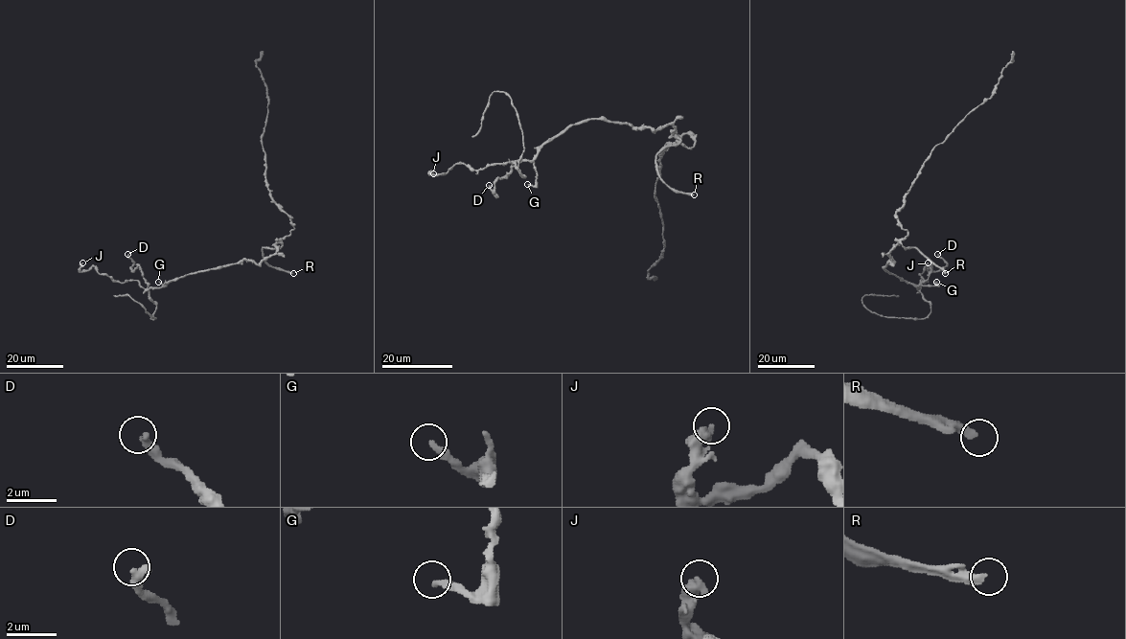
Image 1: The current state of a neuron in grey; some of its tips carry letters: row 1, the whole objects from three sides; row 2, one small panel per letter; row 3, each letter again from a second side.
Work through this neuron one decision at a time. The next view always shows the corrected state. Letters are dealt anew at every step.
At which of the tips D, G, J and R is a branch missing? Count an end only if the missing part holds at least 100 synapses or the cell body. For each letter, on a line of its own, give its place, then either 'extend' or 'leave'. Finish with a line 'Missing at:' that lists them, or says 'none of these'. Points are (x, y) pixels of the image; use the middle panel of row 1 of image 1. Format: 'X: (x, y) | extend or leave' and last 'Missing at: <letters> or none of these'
D: (489, 185) | leave
G: (527, 184) | leave
J: (433, 173) | leave
R: (694, 194) | extend
Missing at: R

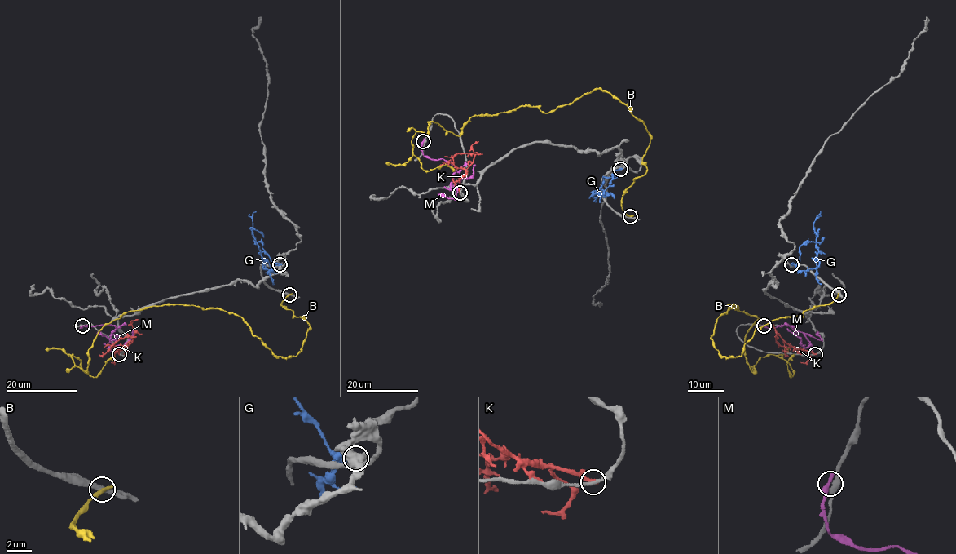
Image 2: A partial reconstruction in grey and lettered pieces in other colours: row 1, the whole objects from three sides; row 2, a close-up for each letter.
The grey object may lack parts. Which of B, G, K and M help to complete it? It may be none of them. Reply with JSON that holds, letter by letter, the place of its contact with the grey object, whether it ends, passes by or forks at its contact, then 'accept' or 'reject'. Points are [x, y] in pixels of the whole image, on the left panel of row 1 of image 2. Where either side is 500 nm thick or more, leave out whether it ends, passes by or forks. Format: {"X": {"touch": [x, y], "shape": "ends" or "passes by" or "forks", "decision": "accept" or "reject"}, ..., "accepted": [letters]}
{"B": {"touch": [289, 294], "shape": "ends", "decision": "reject"}, "G": {"touch": [279, 264], "shape": "ends", "decision": "reject"}, "K": {"touch": [119, 354], "shape": "ends", "decision": "reject"}, "M": {"touch": [82, 325], "shape": "ends", "decision": "reject"}, "accepted": []}

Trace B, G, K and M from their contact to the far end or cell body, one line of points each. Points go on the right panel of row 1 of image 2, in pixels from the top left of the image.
B: (839, 294), (740, 356), (715, 320), (758, 318), (752, 371), (775, 354), (790, 377), (794, 354)
G: (791, 264), (799, 262), (801, 245), (815, 242), (813, 222), (821, 211)
K: (815, 354), (790, 346), (781, 346), (774, 336)
M: (763, 325), (770, 328), (788, 325), (800, 331), (810, 344), (805, 347), (801, 344), (801, 340), (786, 328)

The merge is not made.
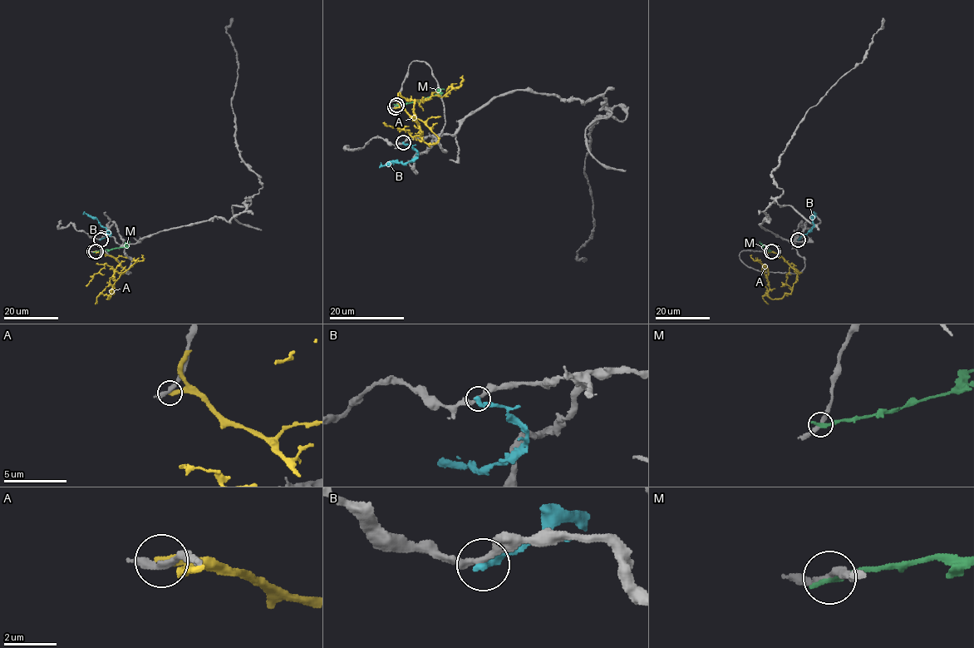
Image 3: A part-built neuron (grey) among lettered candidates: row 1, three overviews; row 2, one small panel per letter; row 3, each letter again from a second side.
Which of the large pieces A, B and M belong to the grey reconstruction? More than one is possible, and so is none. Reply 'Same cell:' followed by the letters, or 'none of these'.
Same cell: none of these

